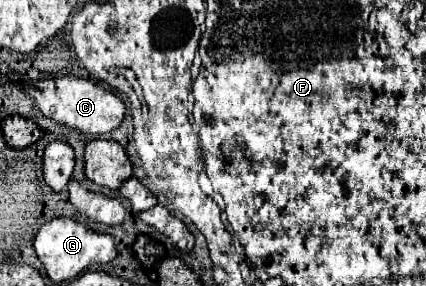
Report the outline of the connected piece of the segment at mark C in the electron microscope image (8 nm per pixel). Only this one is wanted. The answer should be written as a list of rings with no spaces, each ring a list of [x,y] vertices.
[[[61,76],[61,78],[49,78],[49,80],[39,80],[33,86],[31,92],[37,108],[45,118],[51,118],[59,124],[65,124],[81,134],[107,134],[113,132],[125,114],[125,104],[121,98],[111,94],[99,84],[93,84],[89,80],[77,78],[77,76]]]

